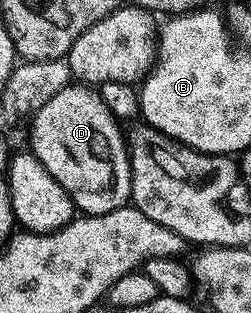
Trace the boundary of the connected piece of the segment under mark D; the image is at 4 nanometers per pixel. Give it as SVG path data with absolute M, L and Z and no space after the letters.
M86 84L66 86L32 115L30 124L29 149L40 160L40 164L48 168L50 175L70 193L70 199L83 215L107 214L131 201L128 142L124 134L122 138L118 131L119 123L97 89Z

